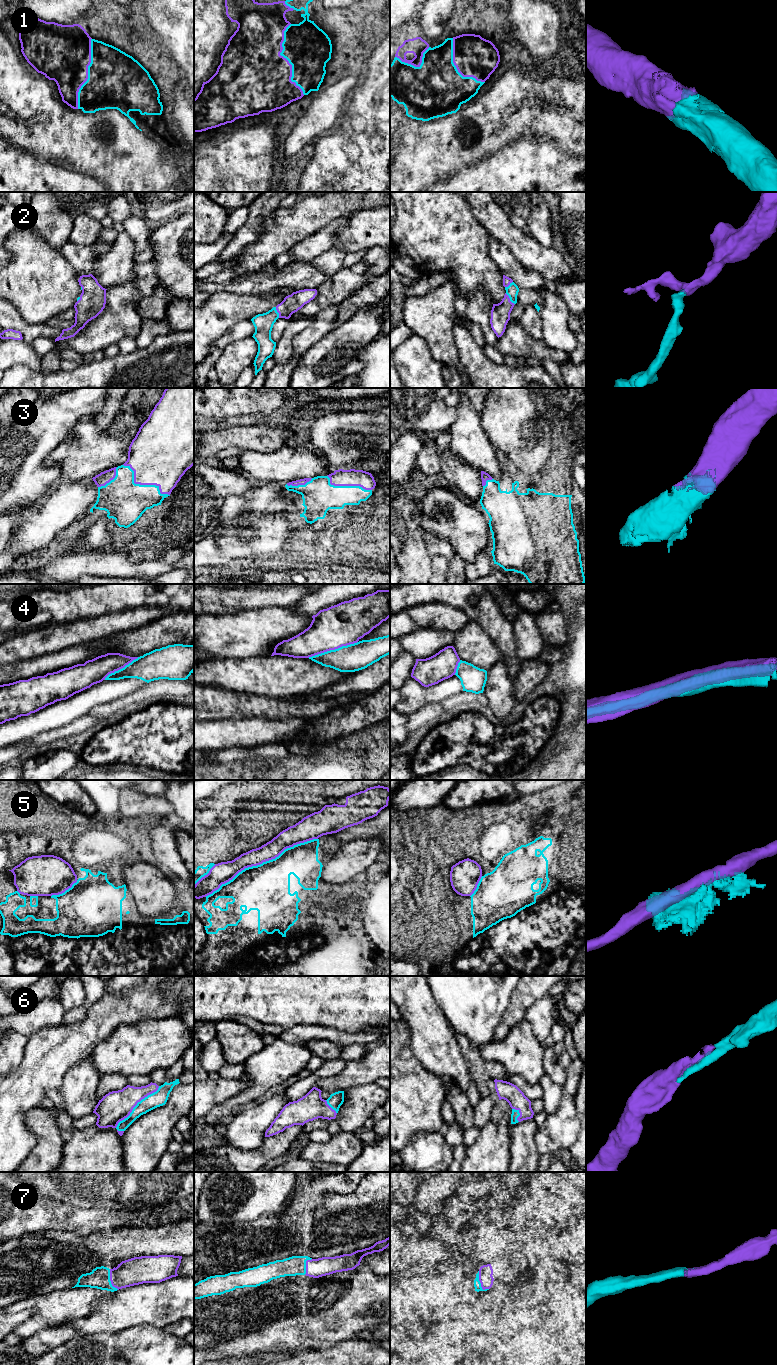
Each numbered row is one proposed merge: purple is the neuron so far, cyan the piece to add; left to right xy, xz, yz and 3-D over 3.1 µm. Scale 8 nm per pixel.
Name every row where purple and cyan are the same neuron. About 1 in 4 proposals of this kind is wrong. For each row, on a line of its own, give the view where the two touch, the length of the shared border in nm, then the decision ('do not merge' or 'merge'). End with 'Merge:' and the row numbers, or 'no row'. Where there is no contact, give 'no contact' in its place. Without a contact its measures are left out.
1: xz | 600 nm | merge
2: yz | 120 nm | merge
3: xy | 460 nm | merge
4: xz | 420 nm | do not merge
5: xz | 1000 nm | do not merge
6: xy | 480 nm | merge
7: yz | 170 nm | merge
Merge: 1, 2, 3, 6, 7

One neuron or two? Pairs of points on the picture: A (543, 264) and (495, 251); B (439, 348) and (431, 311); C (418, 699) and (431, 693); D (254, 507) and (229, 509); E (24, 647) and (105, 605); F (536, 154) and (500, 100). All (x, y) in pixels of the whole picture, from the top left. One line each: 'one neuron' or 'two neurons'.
A: two neurons
B: one neuron
C: two neurons
D: one neuron
E: two neurons
F: one neuron

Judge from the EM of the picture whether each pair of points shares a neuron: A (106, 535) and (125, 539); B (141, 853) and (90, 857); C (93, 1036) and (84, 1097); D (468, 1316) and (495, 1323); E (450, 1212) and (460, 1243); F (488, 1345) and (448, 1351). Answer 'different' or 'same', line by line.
A: same
B: same
C: different
D: same
E: different
F: same

